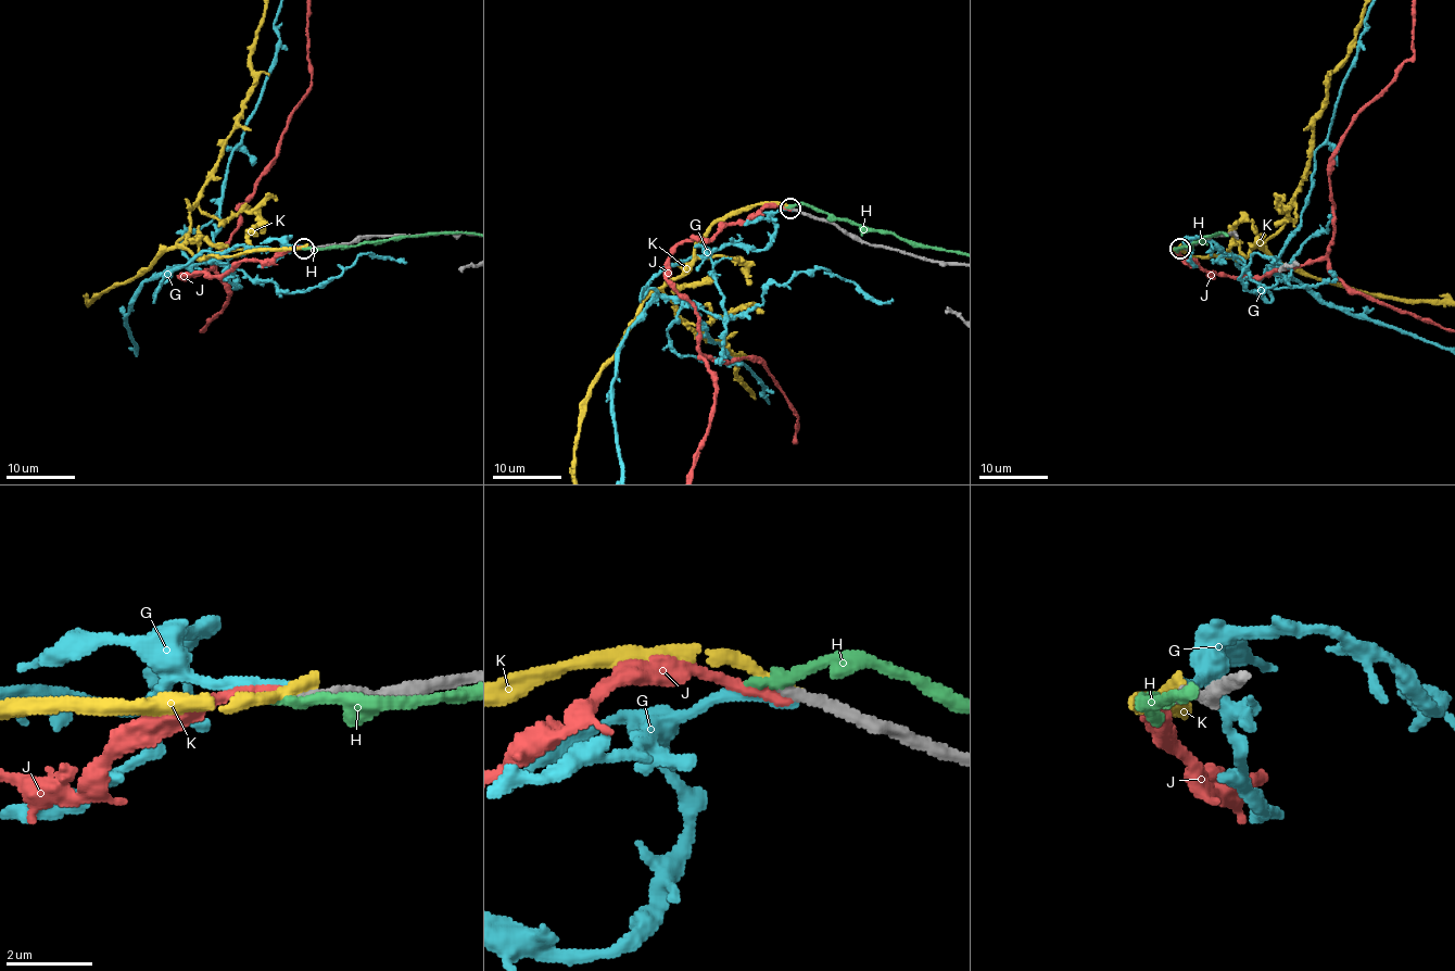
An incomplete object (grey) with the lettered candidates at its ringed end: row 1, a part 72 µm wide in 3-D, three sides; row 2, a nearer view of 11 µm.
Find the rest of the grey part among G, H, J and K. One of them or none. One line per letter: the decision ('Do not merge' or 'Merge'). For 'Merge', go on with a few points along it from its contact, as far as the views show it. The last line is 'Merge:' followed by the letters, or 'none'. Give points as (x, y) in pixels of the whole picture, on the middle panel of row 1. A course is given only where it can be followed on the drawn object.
G: Do not merge
H: Do not merge
J: Do not merge
K: Do not merge
Merge: none

